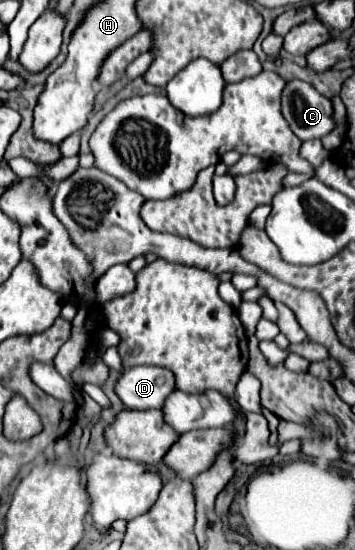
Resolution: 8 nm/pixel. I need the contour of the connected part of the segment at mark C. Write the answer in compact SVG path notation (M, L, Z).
M293 79L283 91L281 111L291 127L291 131L301 139L321 139L335 129L333 103L319 95L313 85Z

